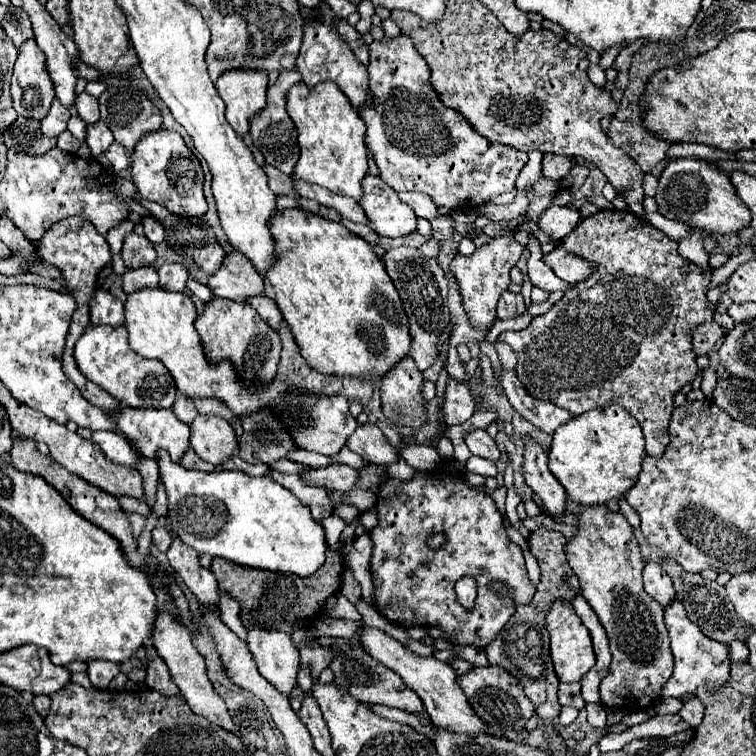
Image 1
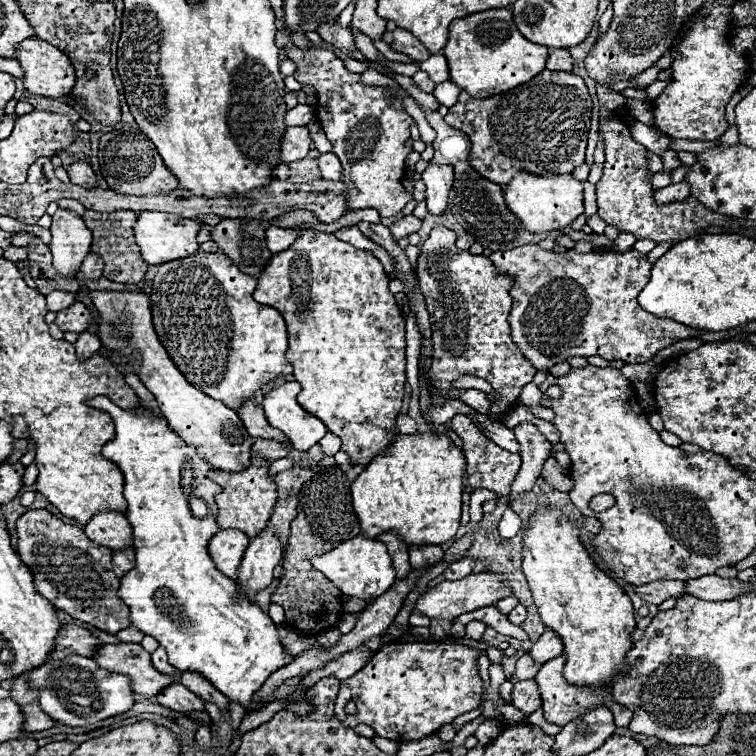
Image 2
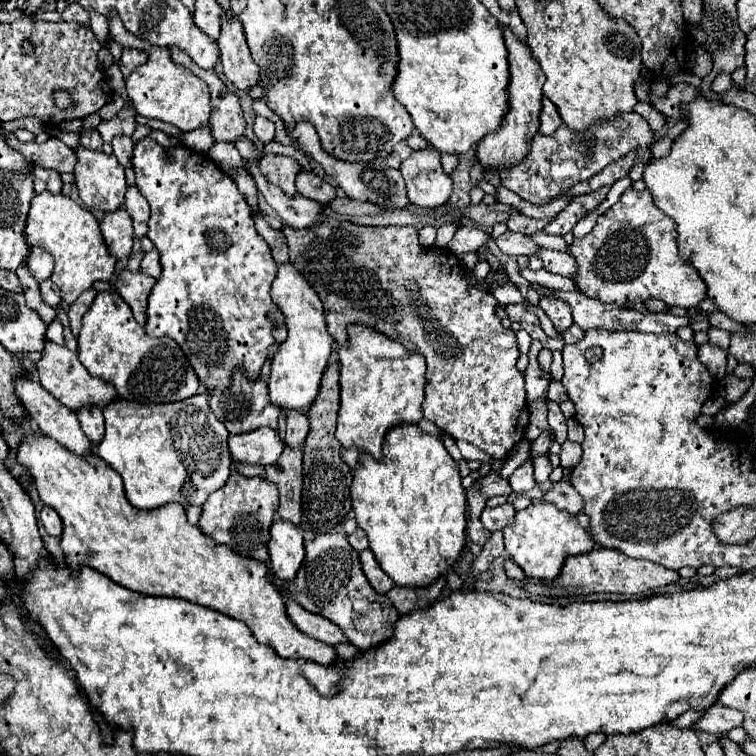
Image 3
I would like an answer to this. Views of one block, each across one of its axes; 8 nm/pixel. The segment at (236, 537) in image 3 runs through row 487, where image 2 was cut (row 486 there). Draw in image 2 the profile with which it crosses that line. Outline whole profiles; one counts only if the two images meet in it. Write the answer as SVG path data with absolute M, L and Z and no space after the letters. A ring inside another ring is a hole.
M252 458L252 464L242 472L212 470L208 476L224 488L224 492L220 492L216 496L218 528L220 530L236 528L236 530L242 530L248 538L256 538L268 526L270 514L272 514L274 502L276 502L276 484L272 482L272 478L268 474L268 460Z

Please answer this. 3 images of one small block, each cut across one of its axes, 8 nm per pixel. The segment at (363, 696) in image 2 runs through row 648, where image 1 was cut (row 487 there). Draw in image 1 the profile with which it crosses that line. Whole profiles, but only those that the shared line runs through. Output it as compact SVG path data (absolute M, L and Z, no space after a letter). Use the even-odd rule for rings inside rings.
M442 460L434 472L416 470L414 476L406 482L396 478L386 480L378 488L376 510L378 510L378 526L370 532L374 542L372 576L376 582L376 608L388 620L396 624L410 622L418 626L438 626L452 646L474 646L484 650L488 642L492 642L498 636L498 630L502 630L502 626L510 620L514 610L520 604L528 604L532 600L536 586L528 578L520 546L516 546L508 538L502 526L502 516L492 496L480 488L470 486L464 480L462 472L452 466L452 462ZM434 532L446 534L446 544L440 550L432 550L426 546L428 536ZM462 576L472 576L478 584L478 596L472 610L464 608L454 592L454 584ZM492 582L504 584L508 592L502 594L498 590L492 590L490 588Z

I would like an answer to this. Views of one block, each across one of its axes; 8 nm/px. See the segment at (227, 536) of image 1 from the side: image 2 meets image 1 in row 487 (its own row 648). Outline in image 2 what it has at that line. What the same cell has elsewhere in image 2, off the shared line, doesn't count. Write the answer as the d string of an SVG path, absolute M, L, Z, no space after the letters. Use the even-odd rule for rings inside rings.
M106 396L92 398L92 400L88 400L86 406L92 406L92 408L96 408L96 410L108 412L108 414L112 416L112 420L114 420L114 426L116 426L116 436L114 436L114 440L110 440L110 442L104 444L102 456L108 458L108 460L112 460L114 464L118 464L118 468L120 468L122 474L124 474L124 496L126 496L126 502L128 502L126 518L128 518L128 522L130 522L130 526L132 526L132 542L134 542L136 560L134 560L134 568L128 570L128 572L120 578L118 596L120 596L122 602L130 608L130 626L134 626L136 630L140 630L144 636L156 638L156 640L160 642L160 646L166 648L170 664L176 666L180 672L188 672L188 670L190 670L190 672L202 674L202 676L208 678L224 696L228 696L232 702L240 702L244 708L248 708L248 706L252 704L252 698L254 698L256 690L260 690L260 686L264 684L264 680L266 680L274 670L286 666L286 664L292 660L292 656L284 652L284 648L280 646L280 638L278 638L278 632L276 632L276 624L270 620L270 616L266 616L266 614L256 606L256 602L248 602L248 600L234 602L234 600L236 600L236 598L234 598L234 596L236 596L236 590L234 590L236 584L234 584L234 580L228 578L228 576L224 576L224 574L214 566L212 558L208 556L208 550L206 550L206 548L208 548L208 540L210 540L210 536L214 536L214 534L218 532L218 526L216 526L216 512L218 512L218 508L216 508L214 498L216 498L218 492L222 492L222 486L216 486L216 482L212 482L212 480L208 478L208 472L214 470L214 468L212 468L206 460L202 460L202 458L198 456L198 448L196 448L196 446L186 444L186 442L168 426L168 422L166 422L164 418L154 416L154 414L148 412L144 406L136 406L136 408L132 408L132 410L124 410L124 408L112 404L110 398L106 398ZM194 496L200 498L200 500L206 504L206 508L208 508L208 510L206 510L206 516L196 518L196 516L192 514L190 498L194 498Z

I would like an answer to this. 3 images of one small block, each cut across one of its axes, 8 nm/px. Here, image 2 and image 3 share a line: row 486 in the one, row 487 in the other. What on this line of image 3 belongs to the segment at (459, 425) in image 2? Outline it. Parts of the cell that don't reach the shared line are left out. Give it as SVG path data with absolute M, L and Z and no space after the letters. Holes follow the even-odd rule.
M326 216L308 228L292 228L284 222L282 232L288 238L290 262L298 266L324 302L328 332L336 344L346 346L346 326L358 322L386 334L388 338L400 336L406 344L410 340L410 344L426 358L424 418L432 420L454 440L466 440L480 450L486 450L496 460L490 474L476 480L466 494L470 508L468 536L474 544L486 544L492 534L482 530L480 512L488 498L508 496L512 492L508 480L502 480L498 472L504 466L504 456L524 438L530 418L524 374L516 370L516 360L520 356L516 334L500 324L500 318L496 316L496 308L500 306L498 300L484 288L468 282L468 274L452 250L436 246L422 248L418 244L418 228L414 226L360 226Z

